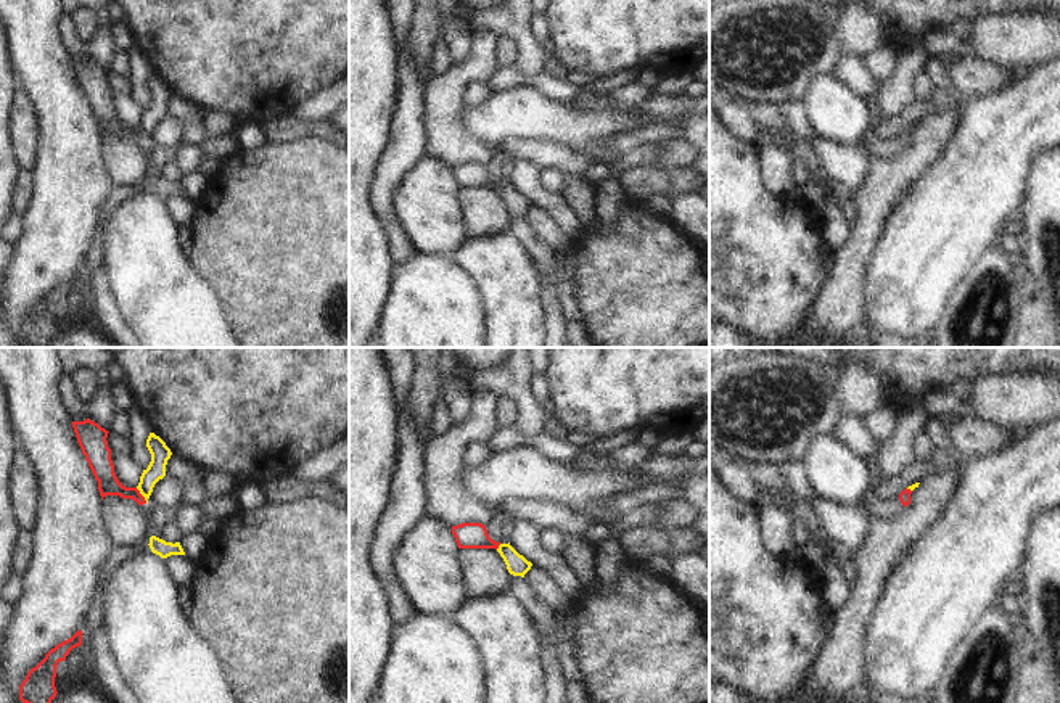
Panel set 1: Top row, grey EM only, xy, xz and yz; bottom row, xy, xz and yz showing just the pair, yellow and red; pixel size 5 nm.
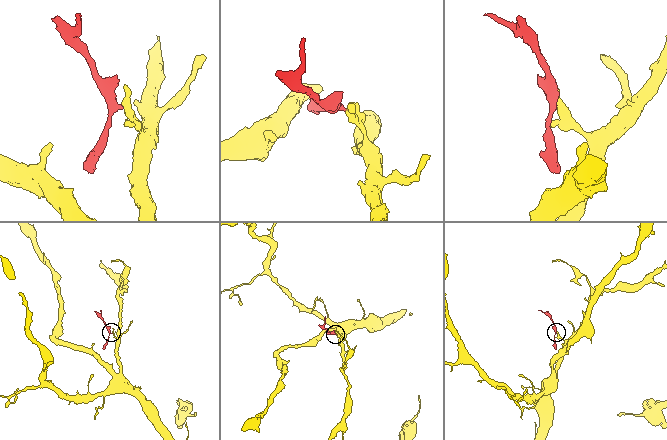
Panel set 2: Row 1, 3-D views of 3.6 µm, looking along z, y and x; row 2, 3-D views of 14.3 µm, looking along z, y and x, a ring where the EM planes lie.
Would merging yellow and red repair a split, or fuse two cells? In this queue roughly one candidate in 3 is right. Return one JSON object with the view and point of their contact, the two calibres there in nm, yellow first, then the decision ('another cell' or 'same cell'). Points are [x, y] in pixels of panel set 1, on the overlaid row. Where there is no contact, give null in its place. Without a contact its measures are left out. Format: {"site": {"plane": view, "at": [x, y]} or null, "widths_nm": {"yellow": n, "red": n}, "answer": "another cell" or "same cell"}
{"site": {"plane": "xy", "at": [142, 494]}, "widths_nm": {"yellow": 100, "red": 120}, "answer": "another cell"}

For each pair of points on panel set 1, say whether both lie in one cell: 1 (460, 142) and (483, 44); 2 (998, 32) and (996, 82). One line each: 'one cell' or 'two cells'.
1: one cell
2: two cells

